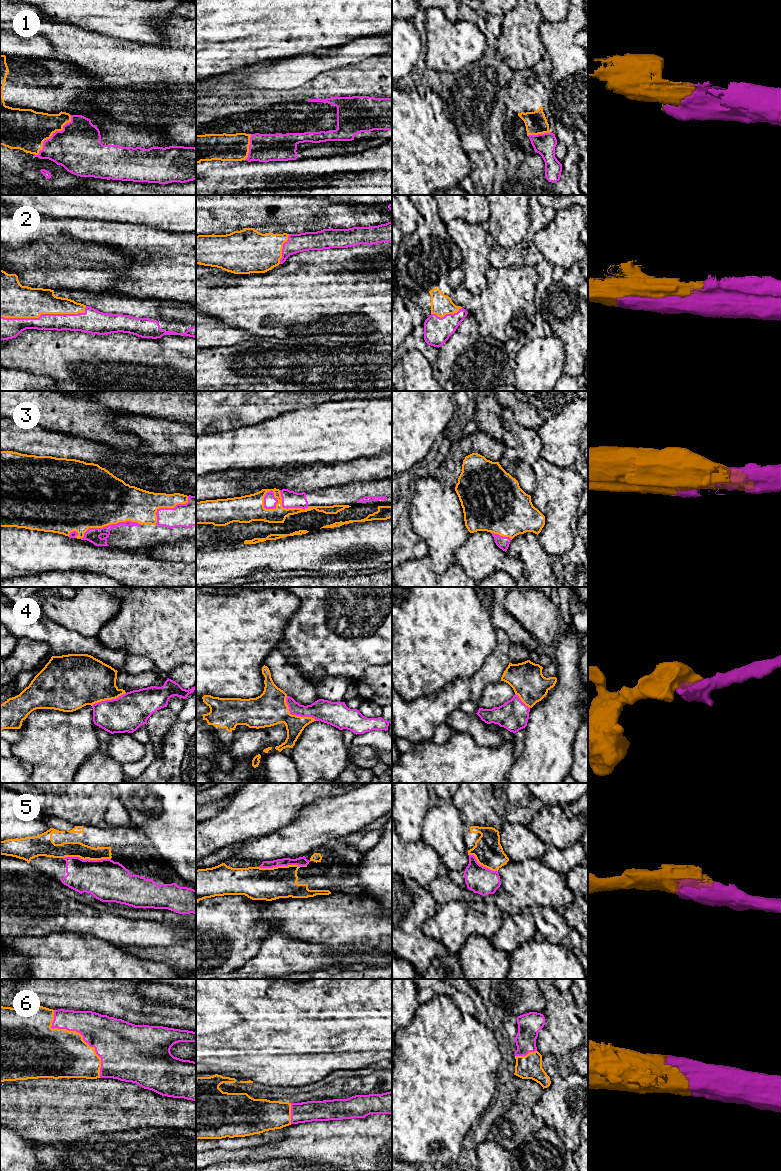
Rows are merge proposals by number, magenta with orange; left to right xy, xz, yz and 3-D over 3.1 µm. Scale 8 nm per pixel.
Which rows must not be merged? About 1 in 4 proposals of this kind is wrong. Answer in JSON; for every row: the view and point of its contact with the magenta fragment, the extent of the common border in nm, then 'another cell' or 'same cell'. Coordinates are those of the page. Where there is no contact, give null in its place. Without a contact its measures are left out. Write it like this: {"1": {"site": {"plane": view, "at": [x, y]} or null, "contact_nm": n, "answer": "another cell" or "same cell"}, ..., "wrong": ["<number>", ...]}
{"1": {"site": {"plane": "xy", "at": [52, 135]}, "contact_nm": 440, "answer": "same cell"}, "2": {"site": {"plane": "xy", "at": [44, 314]}, "contact_nm": 700, "answer": "same cell"}, "3": {"site": {"plane": "xy", "at": [109, 525]}, "contact_nm": 500, "answer": "same cell"}, "4": {"site": {"plane": "xz", "at": [295, 714]}, "contact_nm": 320, "answer": "same cell"}, "5": {"site": {"plane": "xy", "at": [87, 859]}, "contact_nm": 380, "answer": "same cell"}, "6": {"site": {"plane": "xy", "at": [80, 1033]}, "contact_nm": 650, "answer": "same cell"}, "wrong": []}

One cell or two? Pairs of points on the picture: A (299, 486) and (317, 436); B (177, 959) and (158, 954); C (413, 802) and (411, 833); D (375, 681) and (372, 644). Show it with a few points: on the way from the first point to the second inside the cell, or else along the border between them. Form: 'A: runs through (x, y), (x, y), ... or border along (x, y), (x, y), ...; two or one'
A: border along (330, 463), (293, 464), (284, 467); two
B: runs through (172, 955), (163, 954); one
C: runs through (413, 810), (413, 825); one
D: border along (381, 665), (370, 665), (356, 681); two

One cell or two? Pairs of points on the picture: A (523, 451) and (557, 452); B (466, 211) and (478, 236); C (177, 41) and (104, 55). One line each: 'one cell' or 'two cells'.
A: two cells
B: two cells
C: one cell

